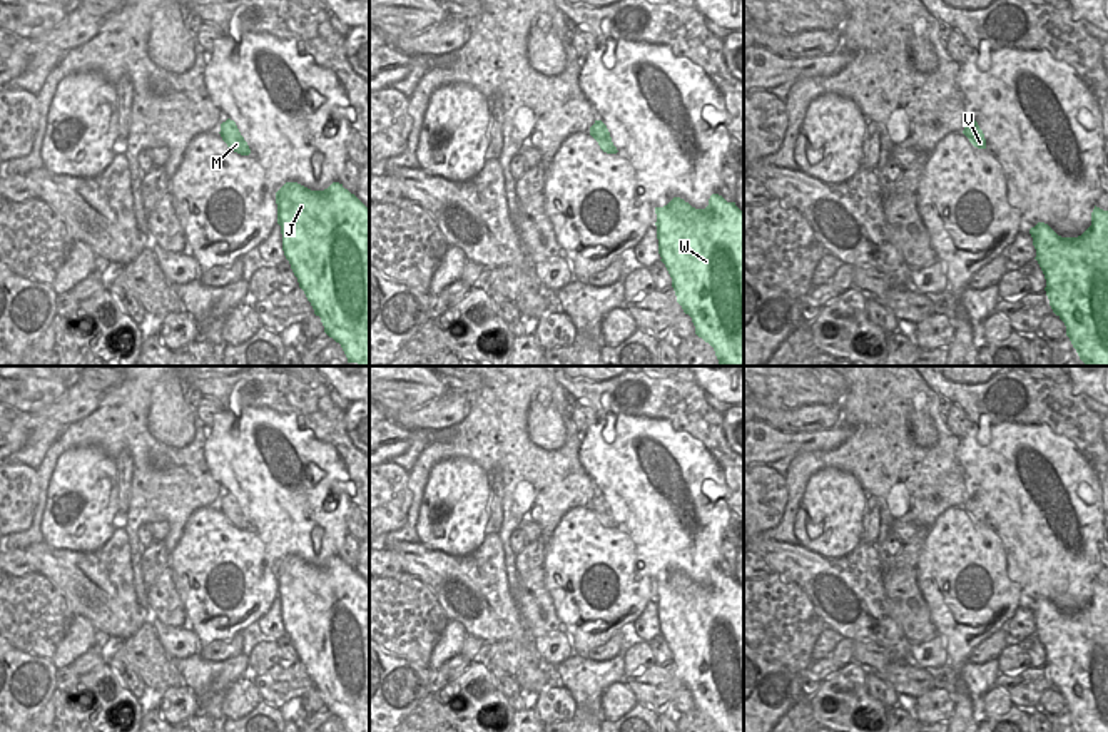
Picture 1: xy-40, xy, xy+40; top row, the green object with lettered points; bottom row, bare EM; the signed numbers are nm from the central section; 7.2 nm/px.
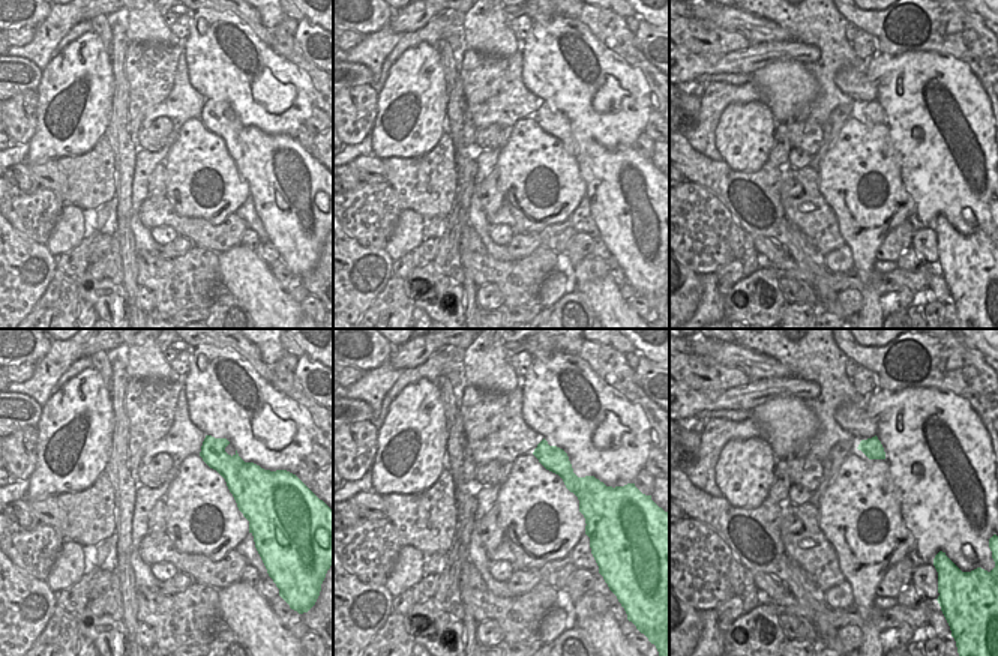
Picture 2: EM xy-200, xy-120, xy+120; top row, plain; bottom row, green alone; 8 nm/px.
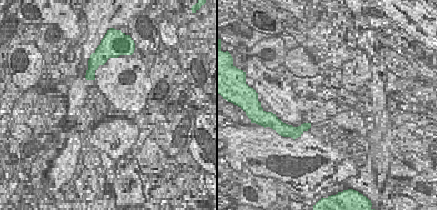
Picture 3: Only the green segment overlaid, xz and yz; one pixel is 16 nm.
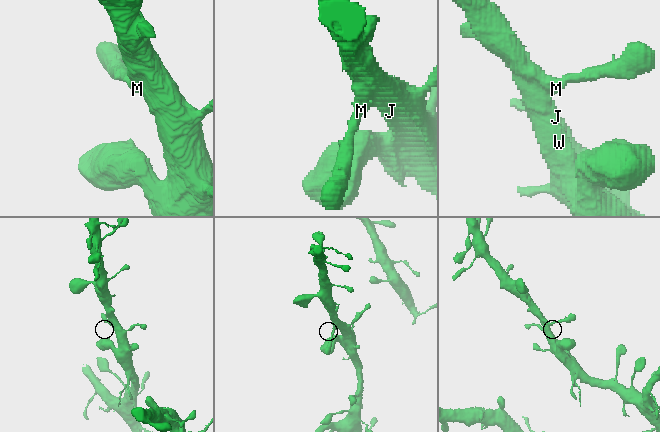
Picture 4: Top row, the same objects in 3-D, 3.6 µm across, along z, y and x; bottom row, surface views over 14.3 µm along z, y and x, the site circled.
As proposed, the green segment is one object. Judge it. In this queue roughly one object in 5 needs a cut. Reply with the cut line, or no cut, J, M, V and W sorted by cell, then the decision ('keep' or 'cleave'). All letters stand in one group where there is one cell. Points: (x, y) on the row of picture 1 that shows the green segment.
cut none; groups J M V W; keep

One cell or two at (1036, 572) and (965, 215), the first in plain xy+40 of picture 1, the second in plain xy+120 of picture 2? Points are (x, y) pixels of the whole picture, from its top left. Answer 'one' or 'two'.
one

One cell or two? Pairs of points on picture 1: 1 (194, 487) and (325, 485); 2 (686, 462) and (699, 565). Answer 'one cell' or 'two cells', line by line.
1: two cells
2: one cell

